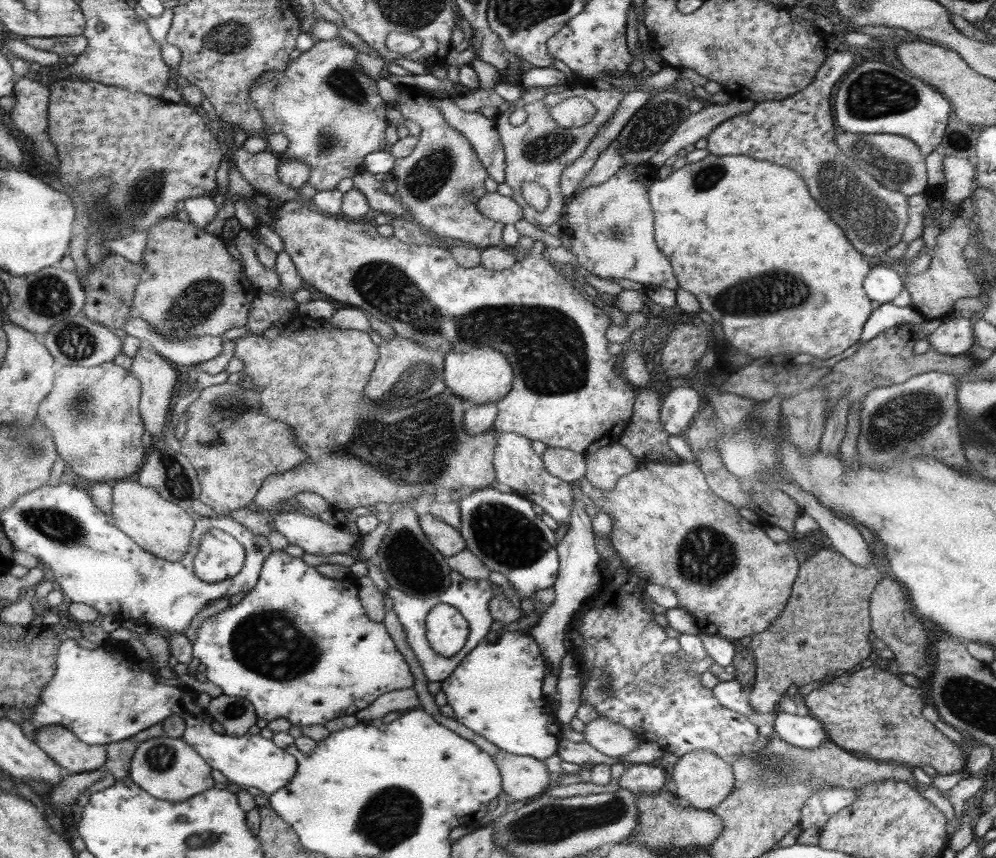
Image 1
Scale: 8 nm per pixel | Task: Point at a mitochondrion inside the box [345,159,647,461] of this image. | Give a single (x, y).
(548, 347)

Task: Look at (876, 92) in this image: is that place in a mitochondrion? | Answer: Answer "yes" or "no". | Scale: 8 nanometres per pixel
yes

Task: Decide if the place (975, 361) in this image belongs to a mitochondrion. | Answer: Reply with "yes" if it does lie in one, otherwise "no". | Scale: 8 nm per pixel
no

